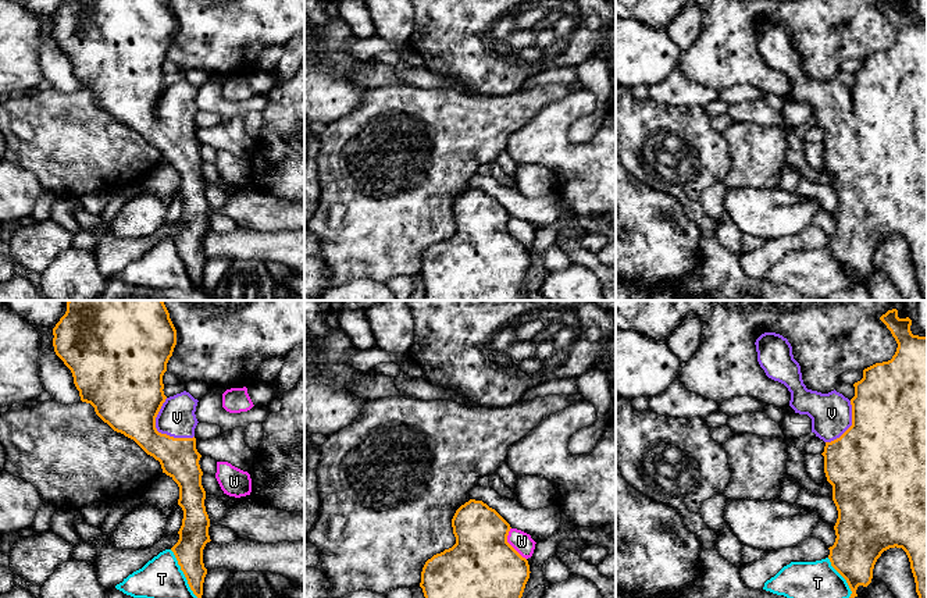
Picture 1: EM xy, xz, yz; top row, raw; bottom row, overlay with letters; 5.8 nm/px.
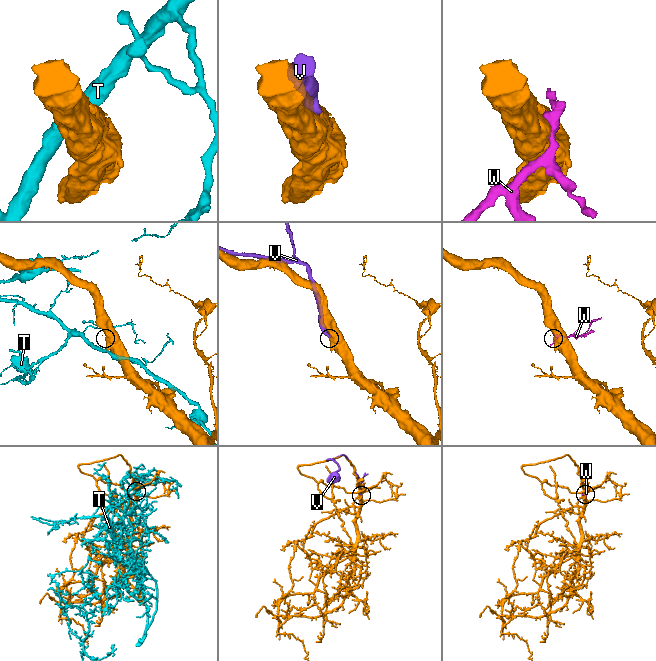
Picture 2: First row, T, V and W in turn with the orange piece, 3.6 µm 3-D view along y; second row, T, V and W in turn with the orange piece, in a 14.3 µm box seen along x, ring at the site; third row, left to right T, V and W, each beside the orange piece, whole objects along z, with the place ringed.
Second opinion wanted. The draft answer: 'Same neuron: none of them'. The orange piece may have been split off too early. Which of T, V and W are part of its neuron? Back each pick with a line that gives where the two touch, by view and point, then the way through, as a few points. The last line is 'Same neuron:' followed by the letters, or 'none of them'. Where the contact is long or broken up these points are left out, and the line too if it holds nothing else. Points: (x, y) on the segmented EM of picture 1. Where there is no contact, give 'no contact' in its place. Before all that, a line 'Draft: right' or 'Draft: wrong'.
Draft: wrong
V: meets orange in xy at (160, 433)
Same neuron: V

